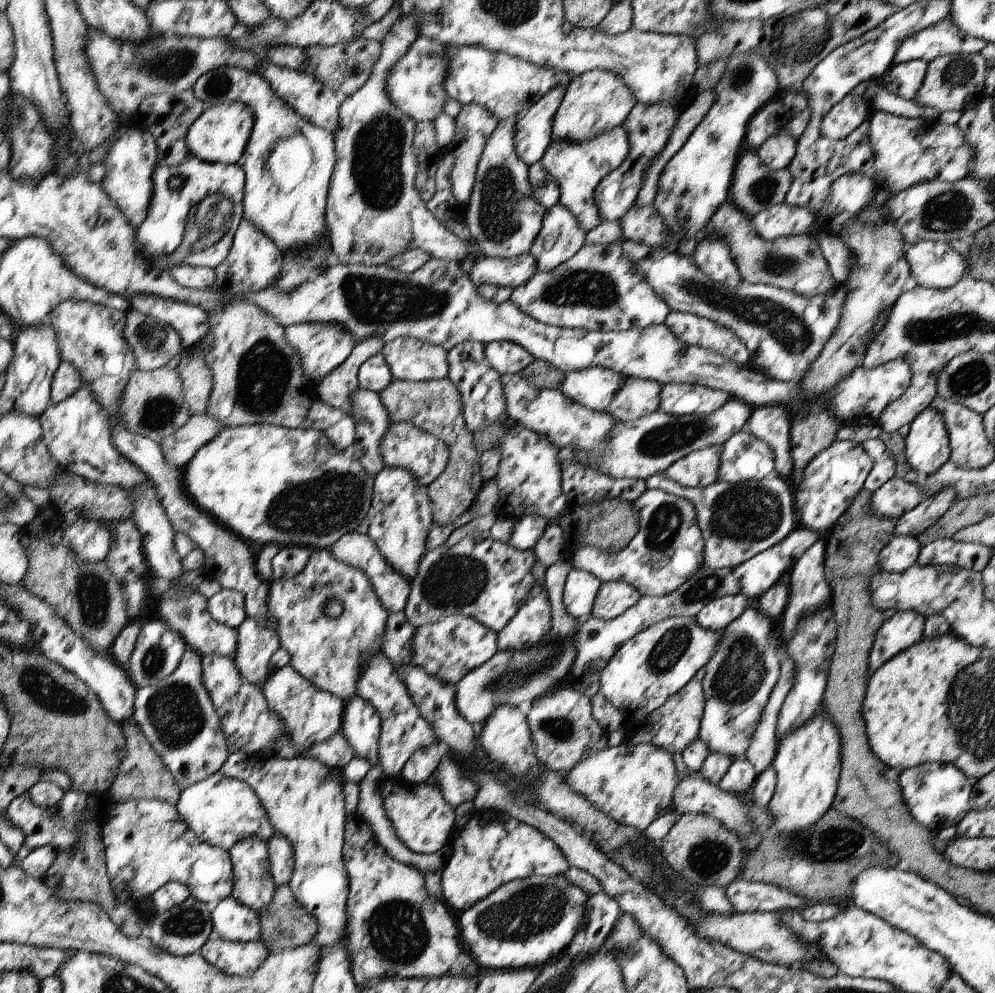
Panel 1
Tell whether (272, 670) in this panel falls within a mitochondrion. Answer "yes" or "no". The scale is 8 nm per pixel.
no

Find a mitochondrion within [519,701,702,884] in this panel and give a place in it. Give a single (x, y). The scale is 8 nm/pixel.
(561, 731)

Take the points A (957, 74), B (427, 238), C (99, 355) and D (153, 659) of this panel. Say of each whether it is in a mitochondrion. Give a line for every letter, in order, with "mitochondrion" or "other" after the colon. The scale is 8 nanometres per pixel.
A: mitochondrion
B: other
C: mitochondrion
D: mitochondrion

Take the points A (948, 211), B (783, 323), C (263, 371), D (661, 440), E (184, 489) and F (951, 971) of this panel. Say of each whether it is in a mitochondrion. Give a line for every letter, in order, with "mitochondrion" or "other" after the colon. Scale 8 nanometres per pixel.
A: mitochondrion
B: mitochondrion
C: mitochondrion
D: mitochondrion
E: other
F: other

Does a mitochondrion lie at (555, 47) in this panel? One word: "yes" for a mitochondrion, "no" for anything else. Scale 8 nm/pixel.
no

